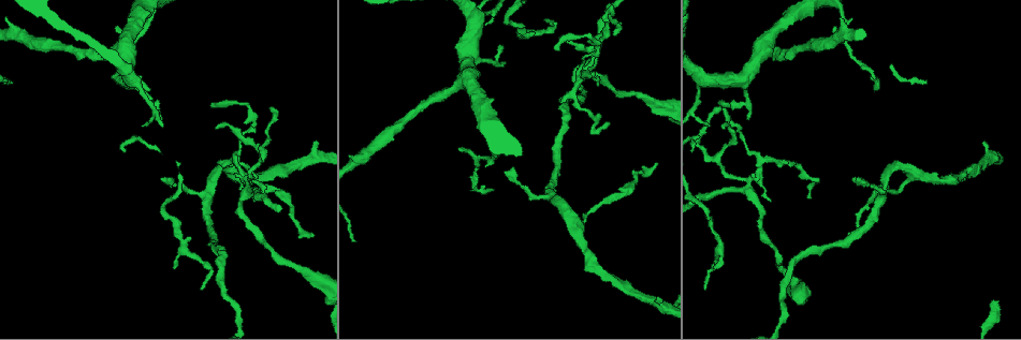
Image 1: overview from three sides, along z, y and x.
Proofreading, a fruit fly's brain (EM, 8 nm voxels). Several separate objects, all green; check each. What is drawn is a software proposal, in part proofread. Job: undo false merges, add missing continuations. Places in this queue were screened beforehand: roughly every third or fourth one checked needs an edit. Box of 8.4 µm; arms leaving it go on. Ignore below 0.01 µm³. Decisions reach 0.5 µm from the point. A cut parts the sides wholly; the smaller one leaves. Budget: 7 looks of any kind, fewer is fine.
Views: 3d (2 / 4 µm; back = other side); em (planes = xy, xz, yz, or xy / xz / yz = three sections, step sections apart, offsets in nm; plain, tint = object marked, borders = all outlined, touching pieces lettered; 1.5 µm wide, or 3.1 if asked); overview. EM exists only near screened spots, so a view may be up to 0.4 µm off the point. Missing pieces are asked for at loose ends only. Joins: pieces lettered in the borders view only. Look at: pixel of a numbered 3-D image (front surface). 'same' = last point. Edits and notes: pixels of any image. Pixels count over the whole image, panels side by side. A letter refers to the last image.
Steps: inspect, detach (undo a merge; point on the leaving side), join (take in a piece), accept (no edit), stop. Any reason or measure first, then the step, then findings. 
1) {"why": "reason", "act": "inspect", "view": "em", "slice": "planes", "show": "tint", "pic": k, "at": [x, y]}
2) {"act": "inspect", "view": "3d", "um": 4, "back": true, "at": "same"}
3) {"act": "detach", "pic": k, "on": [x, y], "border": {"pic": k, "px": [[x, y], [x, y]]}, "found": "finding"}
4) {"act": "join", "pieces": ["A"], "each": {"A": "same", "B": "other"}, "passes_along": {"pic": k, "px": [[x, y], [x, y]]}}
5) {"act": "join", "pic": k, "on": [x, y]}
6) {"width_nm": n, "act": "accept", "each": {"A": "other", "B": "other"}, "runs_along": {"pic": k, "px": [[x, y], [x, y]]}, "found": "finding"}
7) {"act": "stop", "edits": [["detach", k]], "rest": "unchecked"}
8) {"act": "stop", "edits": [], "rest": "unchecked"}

{"why": "tapers out", "act": "inspect", "view": "em", "slice": "planes", "show": "borders", "pic": 1, "at": [312, 237]}

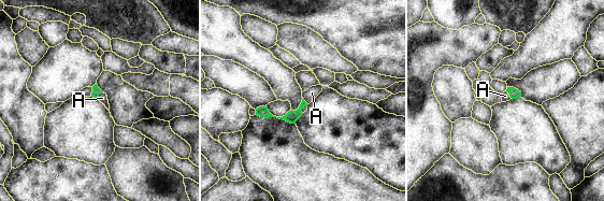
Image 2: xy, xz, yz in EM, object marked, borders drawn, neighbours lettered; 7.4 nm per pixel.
{"act": "join", "pieces": ["A"], "each": {"A": "same"}, "found": "the neuron continues"}

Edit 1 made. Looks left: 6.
{"why": "four or more arms meet", "act": "inspect", "view": "em", "slice": "yz", "step": 8, "show": "tint", "pic": 1, "at": [747, 190]}

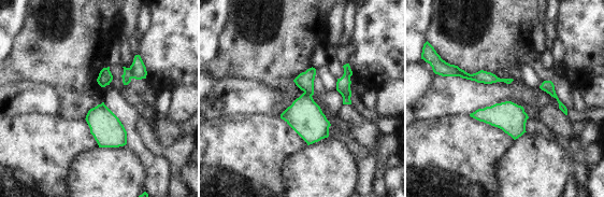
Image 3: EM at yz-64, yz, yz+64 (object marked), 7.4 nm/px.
{"act": "inspect", "view": "em", "slice": "yz", "step": 8, "show": "borders", "at": "same"}

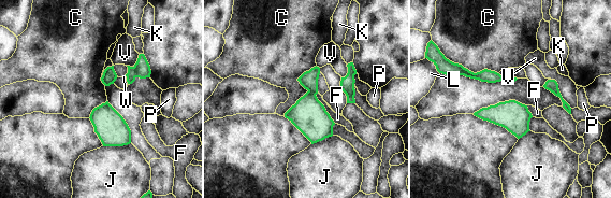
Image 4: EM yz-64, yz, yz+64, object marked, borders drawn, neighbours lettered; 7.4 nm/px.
{"act": "detach", "pic": 4, "on": [308, 80], "each": {"C": "other", "F": "other", "J": "other", "K": "other", "L": "other", "P": "other", "V": "other", "W": "other"}, "found": "two neurons meet here"}

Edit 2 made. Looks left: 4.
{"act": "stop", "edits": [["join", 2], ["detach", 4]], "rest": "unchecked"}

